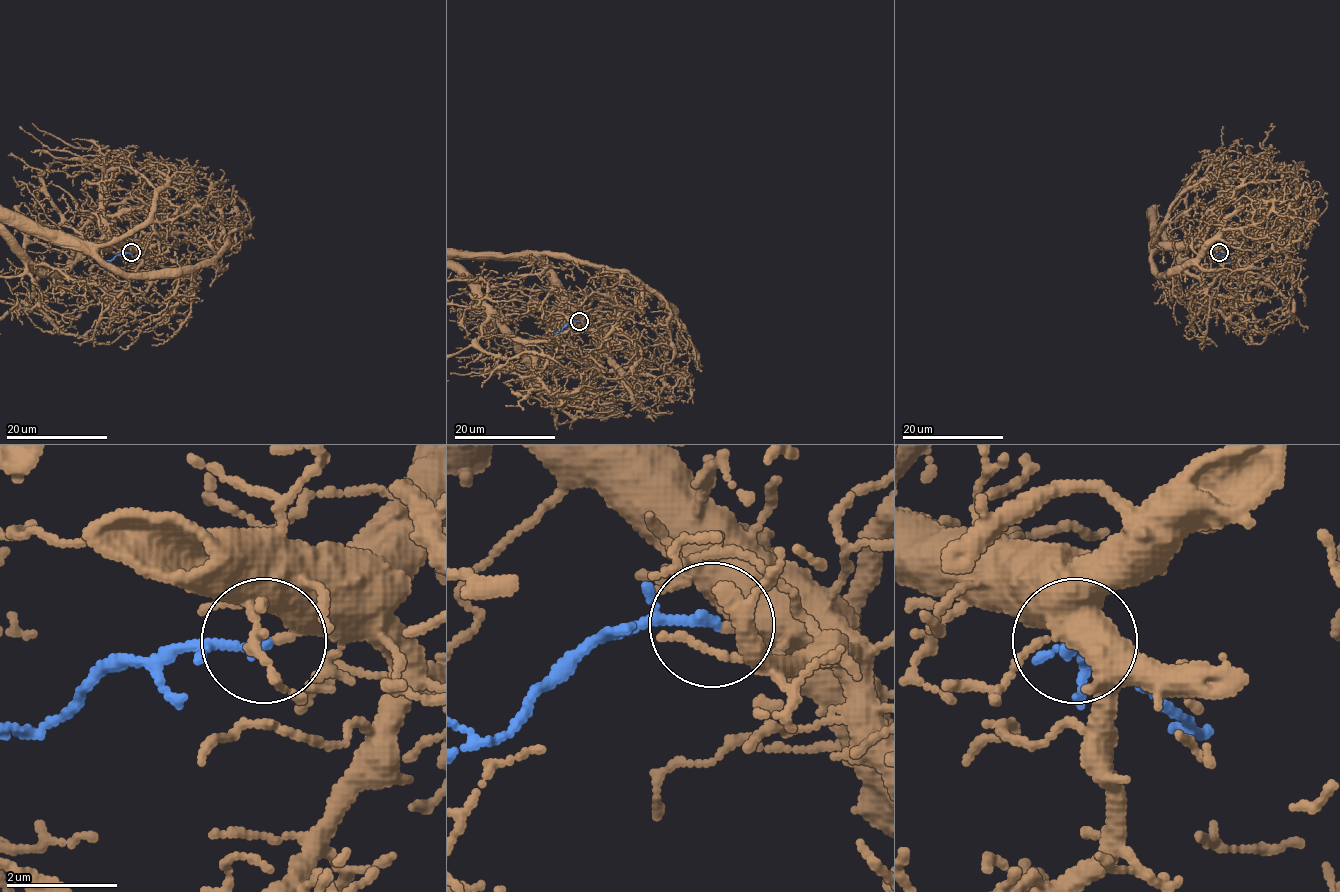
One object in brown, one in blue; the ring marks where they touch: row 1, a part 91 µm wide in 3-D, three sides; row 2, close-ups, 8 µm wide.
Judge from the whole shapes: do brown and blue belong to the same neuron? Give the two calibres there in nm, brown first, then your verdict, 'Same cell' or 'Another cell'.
Thickness 400 nm (brown) against 150 nm. Same cell

